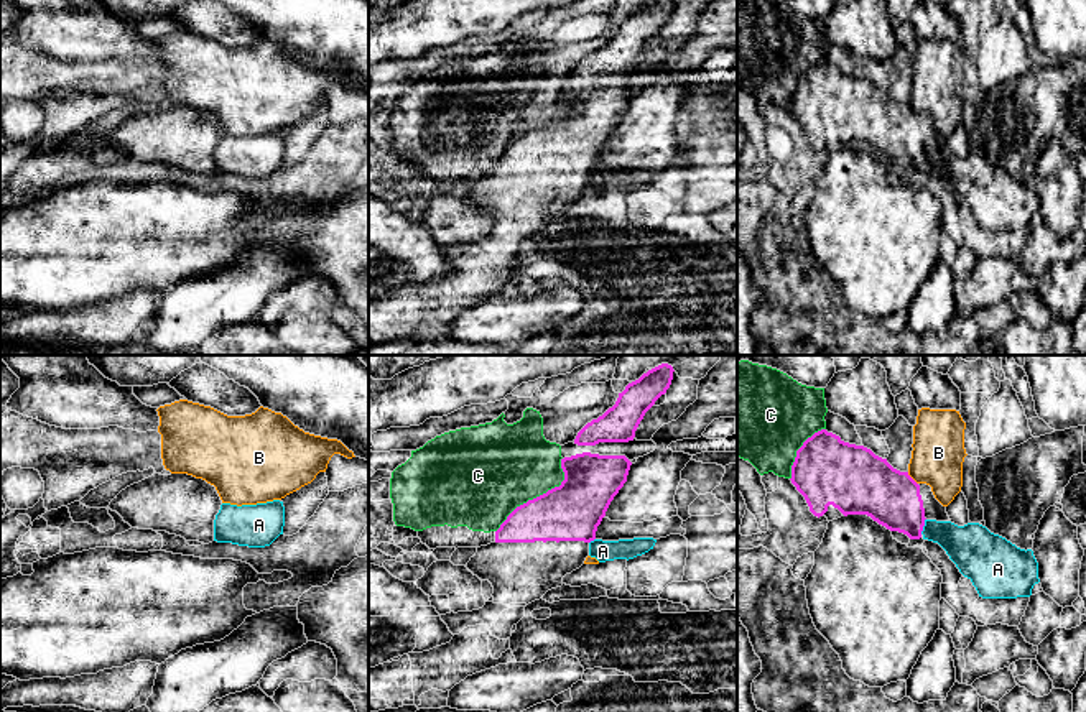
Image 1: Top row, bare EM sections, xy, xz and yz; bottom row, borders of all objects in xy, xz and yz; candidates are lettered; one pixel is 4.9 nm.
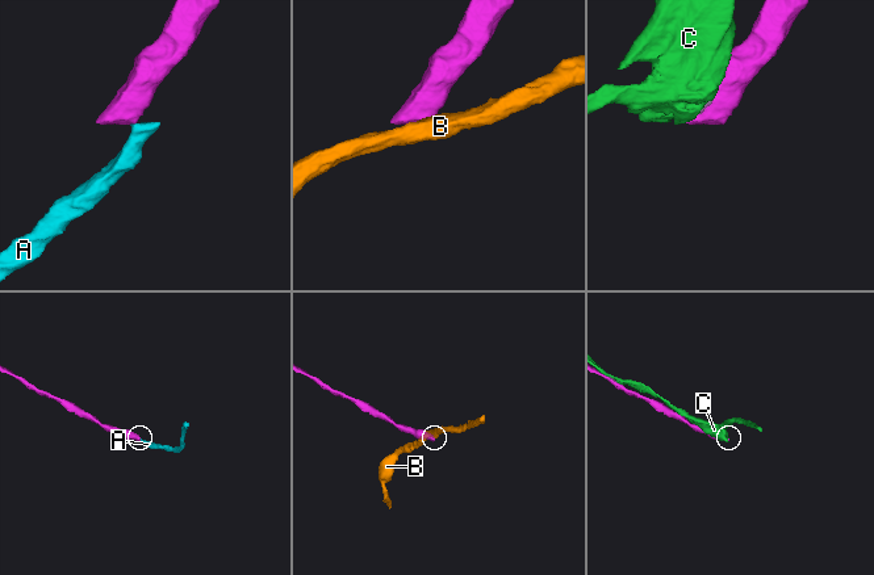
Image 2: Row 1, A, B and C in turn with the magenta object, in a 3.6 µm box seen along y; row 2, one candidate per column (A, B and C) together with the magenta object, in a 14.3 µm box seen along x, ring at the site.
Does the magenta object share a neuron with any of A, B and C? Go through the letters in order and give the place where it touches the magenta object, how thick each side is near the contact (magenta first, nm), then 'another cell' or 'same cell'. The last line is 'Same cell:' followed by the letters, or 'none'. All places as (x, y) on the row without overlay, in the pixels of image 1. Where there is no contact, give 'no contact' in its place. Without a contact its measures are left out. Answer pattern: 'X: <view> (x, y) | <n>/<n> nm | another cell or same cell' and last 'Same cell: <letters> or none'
A: yz (923, 157) | 280/220 nm | another cell
B: yz (912, 110) | 300/260 nm | another cell
C: xz (540, 127) | 280/420 nm | another cell
Same cell: none

